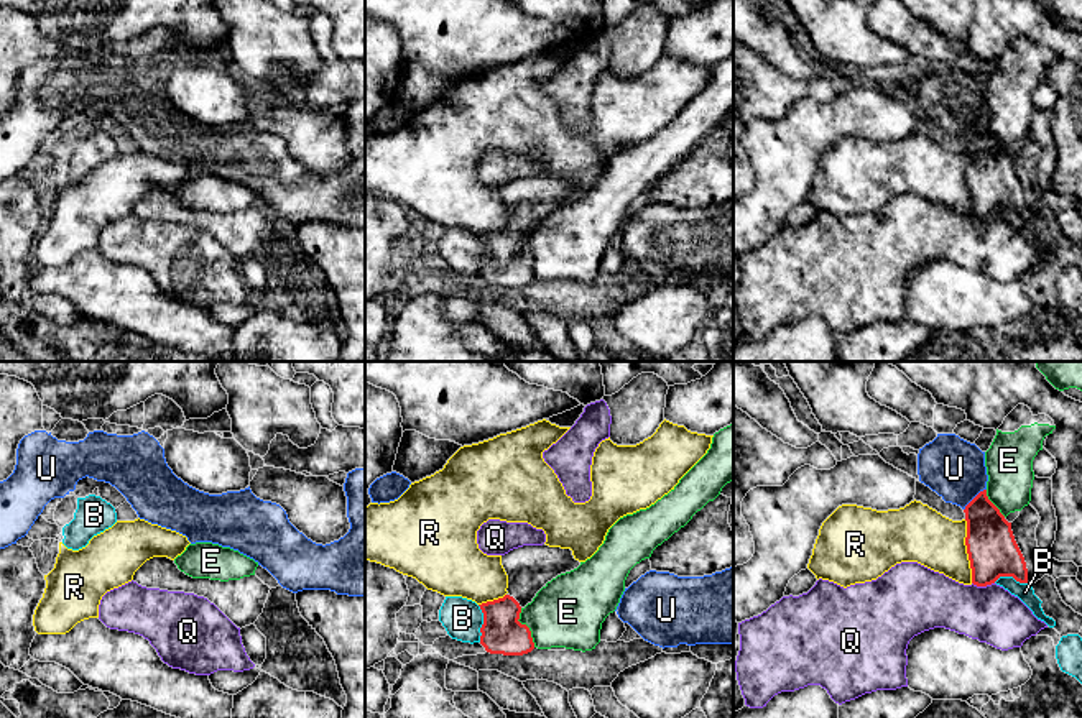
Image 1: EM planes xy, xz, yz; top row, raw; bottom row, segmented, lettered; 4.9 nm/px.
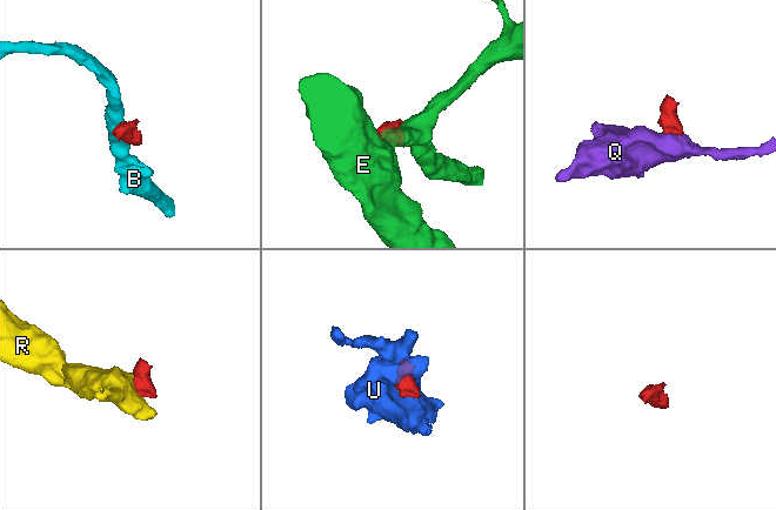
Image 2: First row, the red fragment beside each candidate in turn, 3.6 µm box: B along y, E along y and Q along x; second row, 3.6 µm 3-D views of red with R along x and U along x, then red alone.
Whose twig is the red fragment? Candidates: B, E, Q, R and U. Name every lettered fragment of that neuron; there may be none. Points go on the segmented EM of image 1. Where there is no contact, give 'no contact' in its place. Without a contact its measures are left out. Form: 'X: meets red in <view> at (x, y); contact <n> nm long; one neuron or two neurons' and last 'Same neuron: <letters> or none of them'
B: meets red in xz at (484, 623); contact 180 nm long; two neurons
E: meets red in xz at (527, 626); contact 200 nm long; two neurons
Q: meets red in yz at (984, 585); contact 110 nm long; two neurons
R: meets red in yz at (967, 551); contact 320 nm long; two neurons
U: meets red in yz at (974, 498); contact 160 nm long; two neurons
Same neuron: none of them

